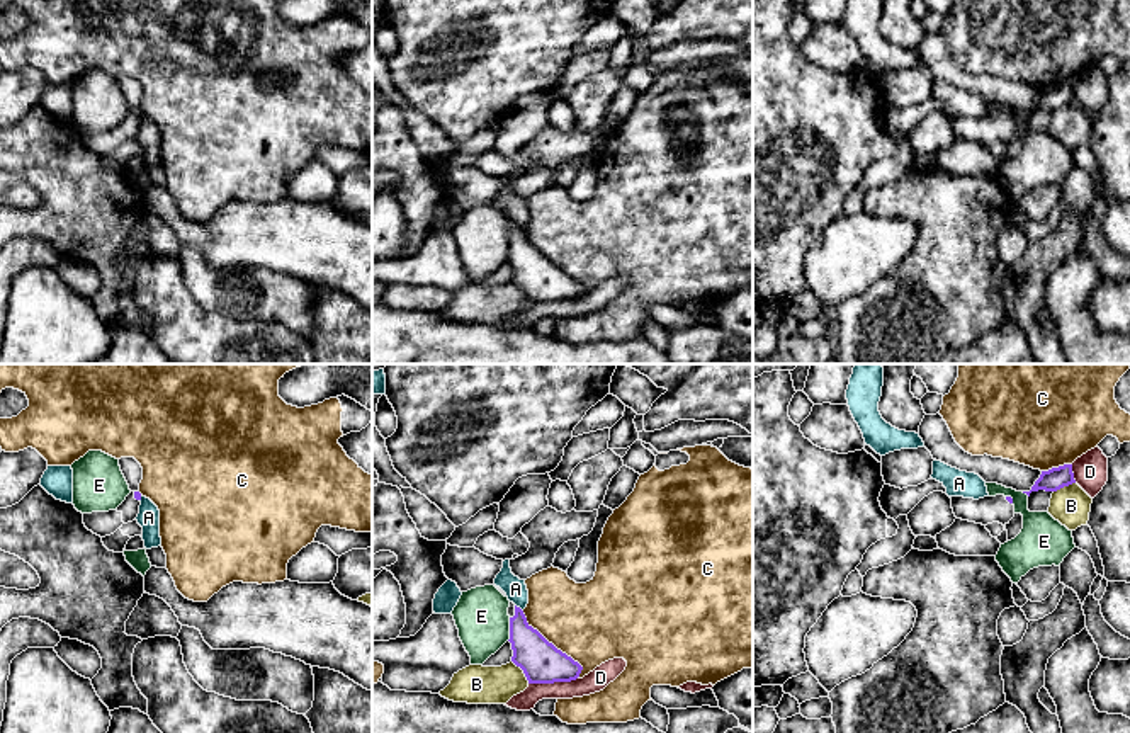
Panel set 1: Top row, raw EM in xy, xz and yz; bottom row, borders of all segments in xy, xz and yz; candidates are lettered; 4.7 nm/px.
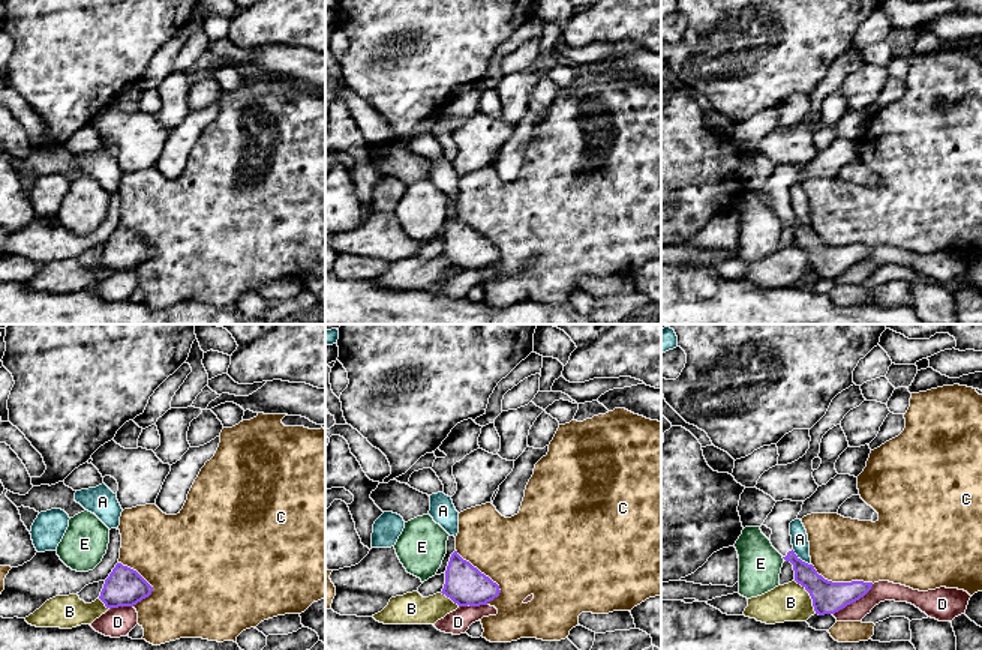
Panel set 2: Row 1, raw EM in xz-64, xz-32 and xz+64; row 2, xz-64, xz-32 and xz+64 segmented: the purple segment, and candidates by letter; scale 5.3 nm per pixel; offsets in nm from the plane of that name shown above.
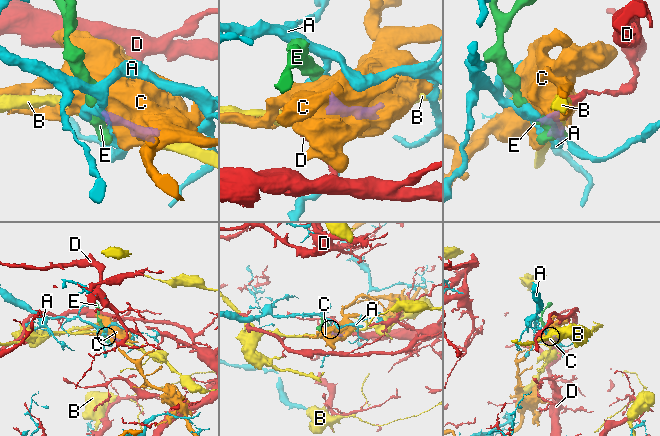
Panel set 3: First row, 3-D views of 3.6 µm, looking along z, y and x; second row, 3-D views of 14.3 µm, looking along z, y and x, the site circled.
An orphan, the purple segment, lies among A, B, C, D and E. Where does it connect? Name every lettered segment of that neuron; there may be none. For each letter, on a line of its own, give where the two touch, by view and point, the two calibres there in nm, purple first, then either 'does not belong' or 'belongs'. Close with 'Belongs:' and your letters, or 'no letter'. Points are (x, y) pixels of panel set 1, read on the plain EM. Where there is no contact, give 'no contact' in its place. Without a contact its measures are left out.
A: contact xz (519, 227); calibres 180 and 110 nm; does not belong
B: contact xz (524, 291); calibres 190 and 190 nm; does not belong
C: contact xz (553, 264); calibres 190 and 380 nm; does not belong
D: contact xz (553, 301); calibres 190 and 100 nm; does not belong
E: contact xz (510, 249); calibres 190 and 260 nm; does not belong
Belongs: no letter

